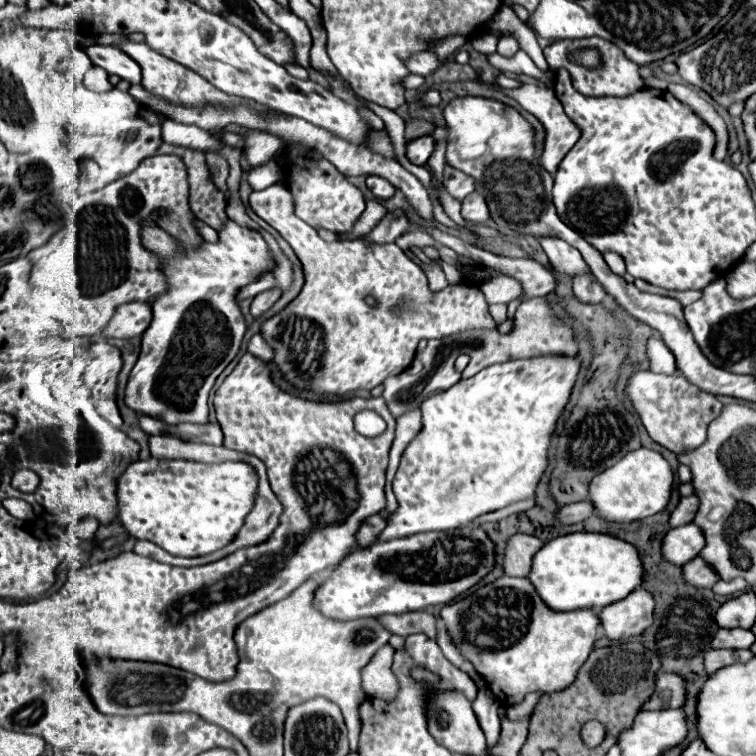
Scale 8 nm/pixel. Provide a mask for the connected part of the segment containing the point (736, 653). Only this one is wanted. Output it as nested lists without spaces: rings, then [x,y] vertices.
[[[710,650],[704,654],[706,672],[714,674],[716,670],[736,664],[736,662],[748,662],[752,660],[752,650]]]

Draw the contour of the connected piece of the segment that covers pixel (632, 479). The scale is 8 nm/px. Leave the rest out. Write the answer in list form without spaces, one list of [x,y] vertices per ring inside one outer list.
[[[638,448],[590,482],[590,500],[596,512],[608,522],[634,522],[662,512],[670,502],[672,486],[674,472],[668,460],[650,448]]]

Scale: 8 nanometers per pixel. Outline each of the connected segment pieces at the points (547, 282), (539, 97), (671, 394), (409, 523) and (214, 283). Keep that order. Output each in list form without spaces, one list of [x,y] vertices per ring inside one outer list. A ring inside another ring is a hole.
[[[428,226],[428,228],[422,228],[426,230],[428,234],[434,236],[436,242],[452,248],[458,256],[468,256],[472,258],[474,262],[480,262],[480,264],[486,264],[490,268],[500,268],[502,272],[506,272],[506,276],[512,276],[516,278],[518,282],[524,284],[524,292],[528,298],[534,298],[534,296],[548,296],[550,292],[556,290],[556,278],[554,278],[554,272],[546,266],[542,266],[540,262],[536,260],[520,260],[520,258],[502,258],[502,256],[494,256],[494,254],[488,254],[472,244],[466,244],[464,240],[444,232],[444,230],[438,230],[434,226]]]
[[[524,84],[516,90],[504,90],[508,96],[512,96],[524,110],[528,110],[530,114],[534,114],[546,128],[546,144],[544,144],[544,154],[542,154],[542,166],[554,174],[558,170],[558,164],[564,160],[564,156],[572,150],[572,146],[578,142],[580,138],[580,130],[576,128],[576,124],[572,120],[568,120],[560,100],[554,96],[552,88],[542,88],[536,84]]]
[[[650,370],[636,372],[626,388],[642,424],[646,426],[650,438],[660,446],[672,450],[674,454],[684,454],[696,450],[706,440],[708,424],[720,416],[724,404],[710,392],[704,392],[690,384],[682,374],[666,376],[654,374]]]
[[[538,356],[512,360],[480,370],[452,388],[422,402],[422,432],[406,448],[394,478],[398,510],[388,520],[380,540],[404,538],[430,530],[452,530],[470,524],[476,516],[526,500],[536,492],[548,468],[548,446],[560,416],[570,400],[580,372],[578,356]]]
[[[154,216],[142,228],[142,244],[144,248],[148,248],[148,252],[156,252],[156,256],[164,256],[164,260],[168,260],[168,264],[164,264],[164,276],[168,276],[168,292],[152,302],[152,322],[142,334],[142,352],[130,372],[126,386],[126,404],[138,414],[160,418],[168,424],[208,422],[208,394],[216,378],[238,354],[242,338],[246,334],[246,322],[236,296],[252,280],[274,268],[270,248],[258,230],[238,226],[232,220],[226,220],[224,228],[218,230],[218,242],[202,242],[198,248],[180,248],[180,244],[176,244],[176,238],[168,236],[168,232],[164,232],[162,228],[156,228]]]

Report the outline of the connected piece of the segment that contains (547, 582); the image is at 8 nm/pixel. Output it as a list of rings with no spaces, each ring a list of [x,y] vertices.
[[[574,532],[566,536],[558,536],[544,544],[544,548],[534,556],[534,566],[530,572],[530,582],[542,596],[542,600],[554,610],[576,610],[576,608],[604,608],[608,604],[620,602],[632,590],[642,584],[644,566],[640,564],[640,554],[636,546],[600,532]]]

